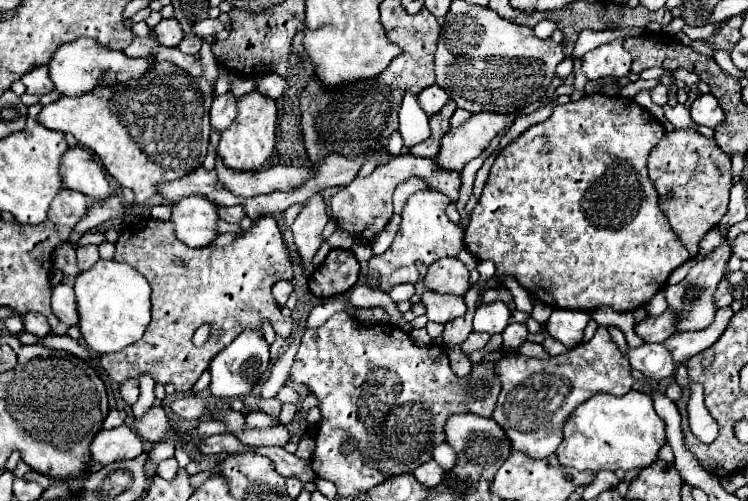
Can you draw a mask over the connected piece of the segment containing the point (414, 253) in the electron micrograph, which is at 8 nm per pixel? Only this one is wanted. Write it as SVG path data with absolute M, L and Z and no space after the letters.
M434 190L418 192L410 196L404 206L402 224L392 246L384 254L370 258L366 284L372 284L372 280L376 278L380 292L390 292L398 284L416 284L420 278L416 270L418 260L424 264L432 264L434 260L440 260L442 256L456 256L464 248L464 240L462 240L464 230L458 224L452 224L448 220L446 216L448 204L450 204L450 198Z

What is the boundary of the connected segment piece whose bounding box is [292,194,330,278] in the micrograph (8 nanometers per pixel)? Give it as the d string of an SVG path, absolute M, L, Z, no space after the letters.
M320 194L312 196L304 208L300 210L300 214L296 216L294 224L292 224L292 234L294 234L294 244L298 248L302 266L304 266L304 274L310 278L314 272L314 256L320 248L320 244L324 242L322 238L322 230L326 226L326 222L330 220L326 204L322 200Z

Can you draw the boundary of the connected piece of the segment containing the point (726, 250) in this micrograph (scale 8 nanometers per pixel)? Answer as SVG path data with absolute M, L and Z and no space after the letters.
M722 242L710 256L706 256L702 262L698 262L682 282L664 288L668 308L676 314L676 332L704 330L704 328L708 328L712 324L714 314L718 310L716 302L714 302L714 294L716 294L718 282L724 276L724 266L726 266L730 254L732 254L730 246L726 242Z

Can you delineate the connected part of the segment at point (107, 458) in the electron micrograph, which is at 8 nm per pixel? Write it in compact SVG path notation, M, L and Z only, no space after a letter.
M118 426L114 430L100 430L90 444L90 454L94 462L102 466L116 460L130 460L144 452L142 438L128 426Z

